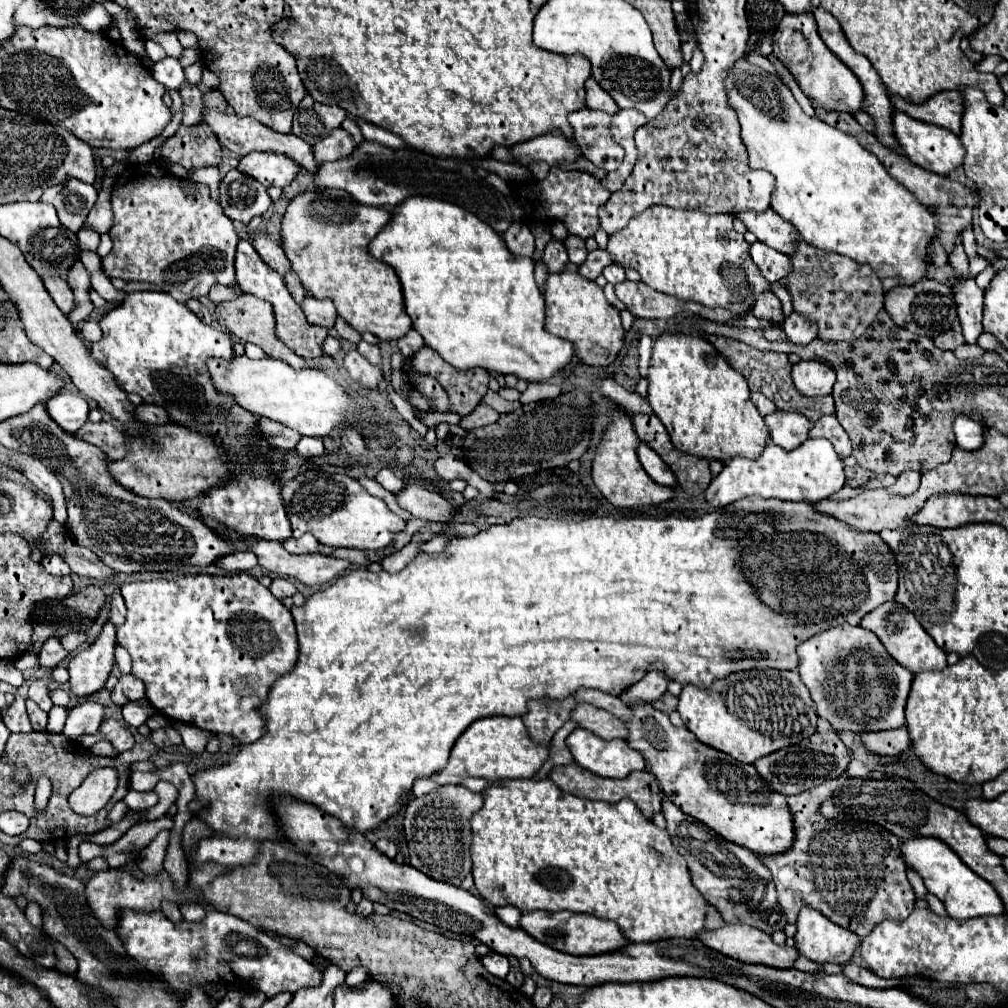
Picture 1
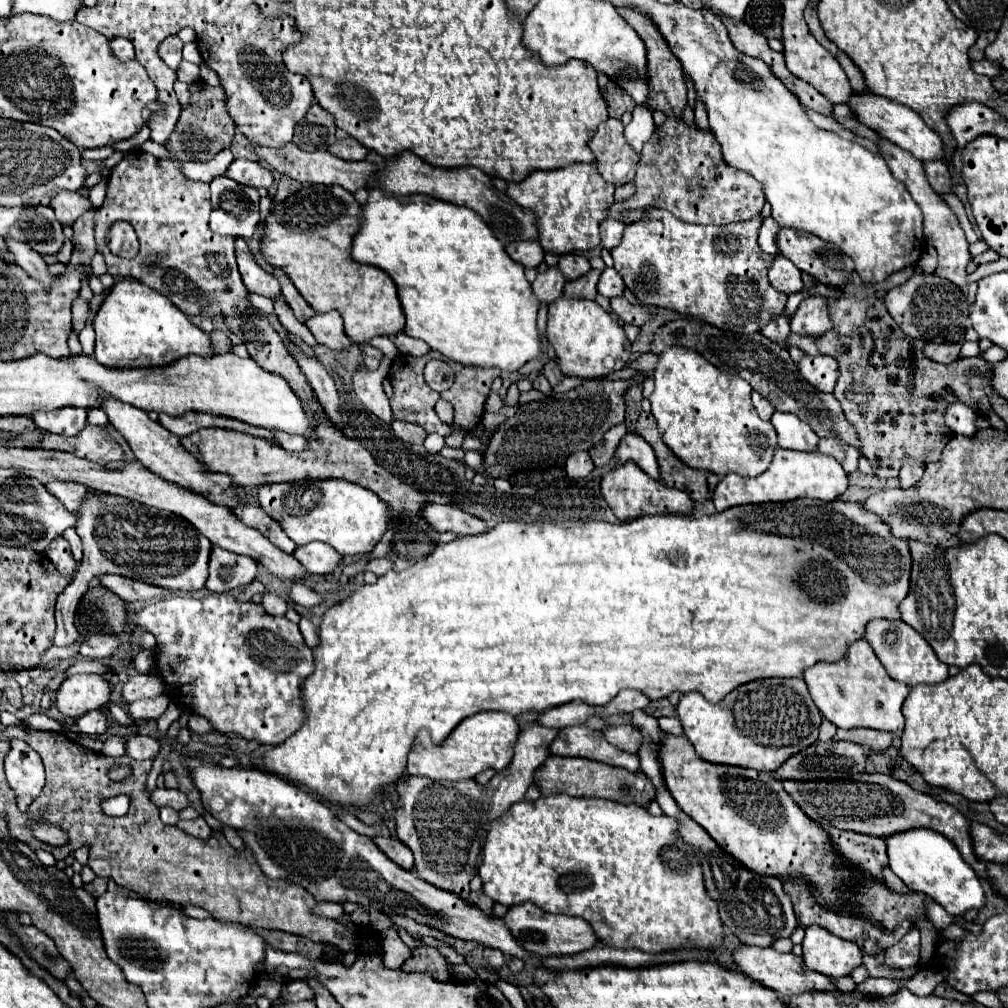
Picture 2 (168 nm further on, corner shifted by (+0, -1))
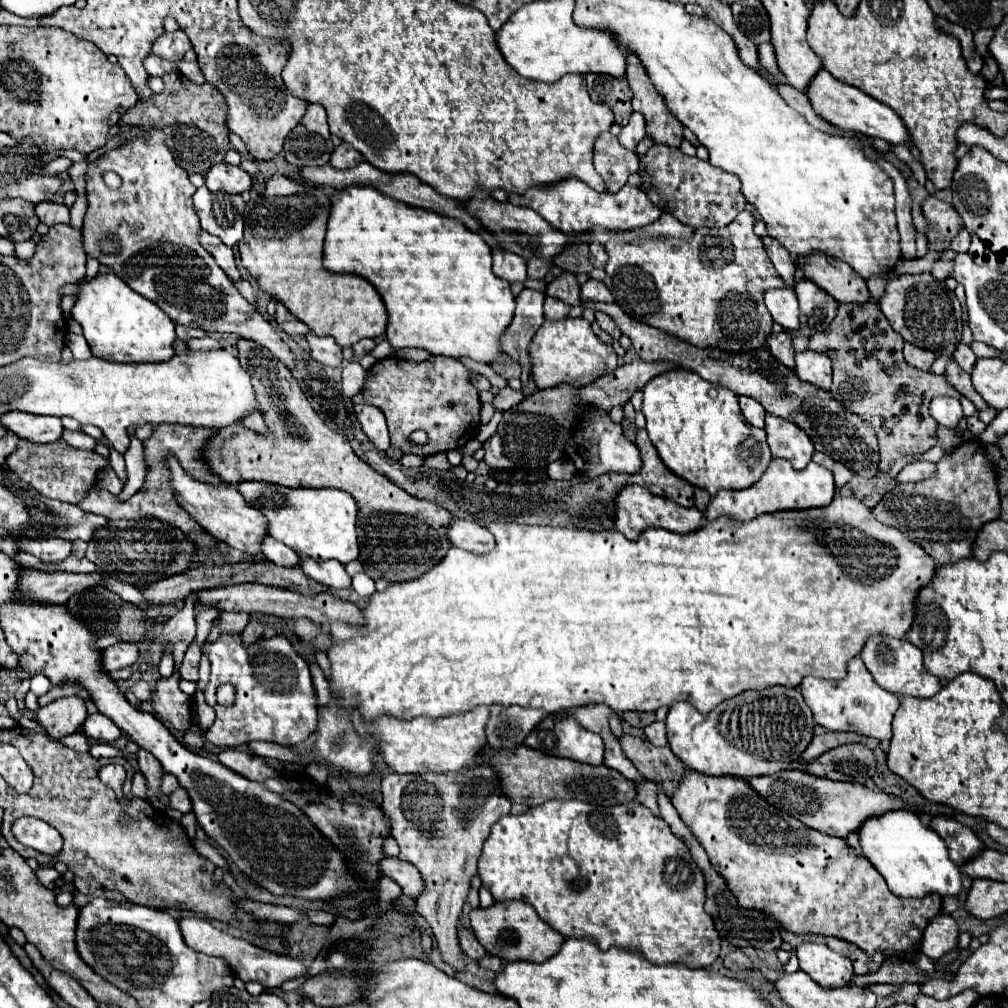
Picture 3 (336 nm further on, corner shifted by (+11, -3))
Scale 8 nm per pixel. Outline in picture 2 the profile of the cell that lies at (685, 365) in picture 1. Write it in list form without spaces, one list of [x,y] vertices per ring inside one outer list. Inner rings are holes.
[[[665,348],[653,370],[655,390],[649,396],[663,442],[687,466],[715,472],[757,476],[767,470],[777,448],[777,432],[771,422],[759,418],[751,404],[751,386],[735,376],[723,374],[701,354],[687,348]]]

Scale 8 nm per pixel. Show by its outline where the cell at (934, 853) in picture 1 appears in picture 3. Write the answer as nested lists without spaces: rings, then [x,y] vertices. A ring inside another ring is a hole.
[[[890,810],[890,814],[880,814],[878,818],[866,818],[862,828],[858,830],[862,854],[872,862],[872,866],[882,874],[890,892],[900,898],[922,898],[926,894],[940,894],[944,896],[958,896],[962,888],[962,874],[960,868],[950,860],[944,840],[930,828],[926,828],[920,818],[910,810]]]

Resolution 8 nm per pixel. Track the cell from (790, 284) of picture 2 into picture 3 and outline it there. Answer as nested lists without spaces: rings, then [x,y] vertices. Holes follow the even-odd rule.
[[[786,286],[778,290],[768,290],[764,300],[774,322],[778,322],[784,330],[798,330],[798,300],[794,290]]]

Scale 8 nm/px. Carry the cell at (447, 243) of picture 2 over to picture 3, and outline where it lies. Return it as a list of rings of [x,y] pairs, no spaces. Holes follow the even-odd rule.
[[[354,186],[354,190],[340,190],[332,196],[332,206],[330,206],[330,218],[328,218],[328,230],[326,230],[326,242],[324,242],[324,268],[334,272],[334,274],[356,274],[362,276],[364,280],[368,280],[378,294],[382,296],[386,310],[388,310],[388,342],[392,344],[394,350],[398,348],[424,348],[428,352],[432,352],[434,356],[450,356],[450,358],[462,358],[468,356],[472,360],[478,362],[486,362],[486,364],[498,364],[502,362],[504,354],[500,350],[500,334],[504,332],[504,328],[512,322],[514,318],[514,296],[510,292],[510,284],[502,278],[498,278],[492,272],[492,250],[490,246],[472,230],[468,230],[462,222],[448,218],[448,216],[440,216],[436,212],[428,212],[428,210],[418,210],[412,206],[406,206],[404,202],[398,202],[394,198],[386,198],[384,194],[378,194],[378,190],[370,190],[370,186]]]

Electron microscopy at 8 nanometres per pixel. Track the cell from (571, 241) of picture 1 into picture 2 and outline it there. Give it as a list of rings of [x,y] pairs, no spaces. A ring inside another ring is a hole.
[[[563,254],[559,258],[559,268],[567,280],[575,280],[575,278],[579,278],[591,270],[589,260],[581,254]]]

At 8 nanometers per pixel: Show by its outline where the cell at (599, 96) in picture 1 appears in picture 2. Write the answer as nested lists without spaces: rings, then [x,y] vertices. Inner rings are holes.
[[[599,74],[599,90],[607,102],[611,118],[621,118],[623,112],[635,108],[633,98],[629,98],[617,84],[611,84],[611,80],[605,74]]]

